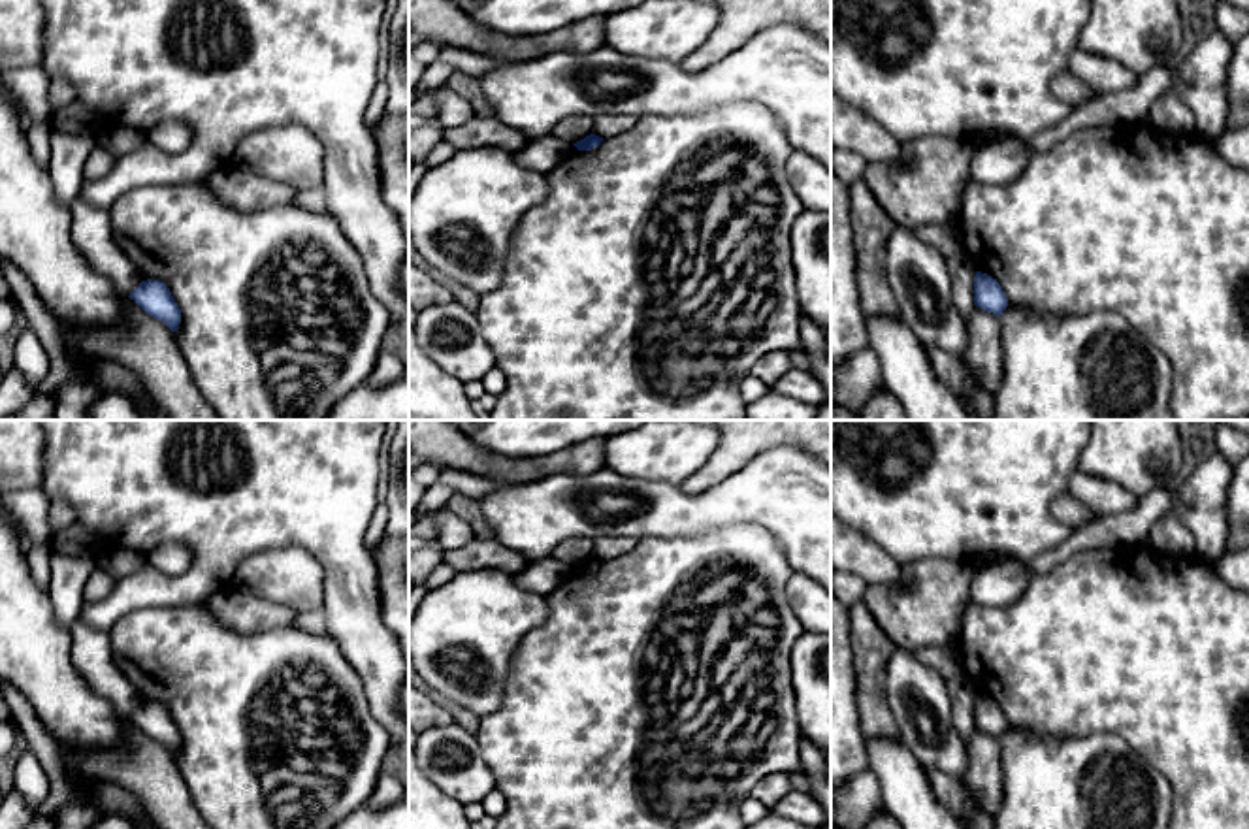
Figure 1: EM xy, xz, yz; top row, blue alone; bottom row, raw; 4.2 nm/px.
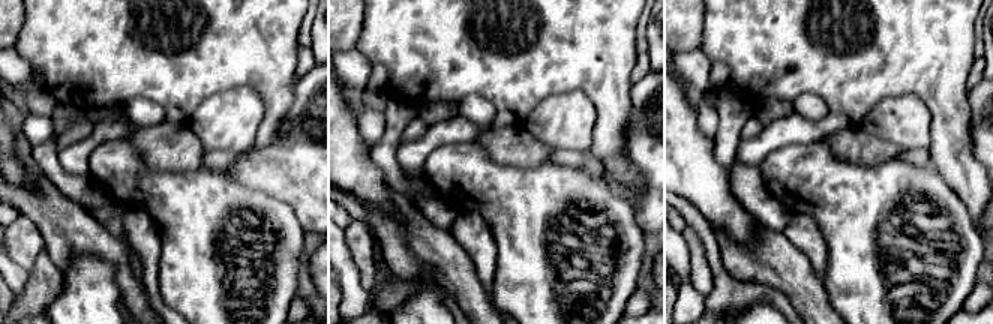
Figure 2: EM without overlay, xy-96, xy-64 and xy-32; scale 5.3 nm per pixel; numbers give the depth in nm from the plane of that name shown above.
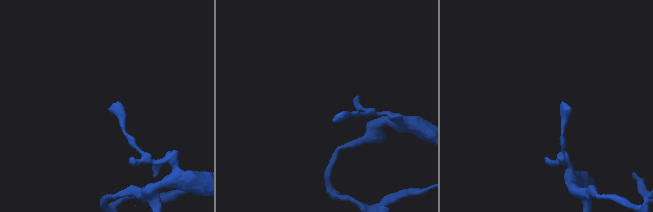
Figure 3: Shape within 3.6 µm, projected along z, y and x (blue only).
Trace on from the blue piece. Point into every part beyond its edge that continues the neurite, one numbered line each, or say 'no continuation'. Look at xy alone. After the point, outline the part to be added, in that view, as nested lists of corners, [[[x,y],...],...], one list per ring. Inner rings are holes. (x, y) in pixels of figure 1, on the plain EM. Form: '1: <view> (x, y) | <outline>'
no continuation

